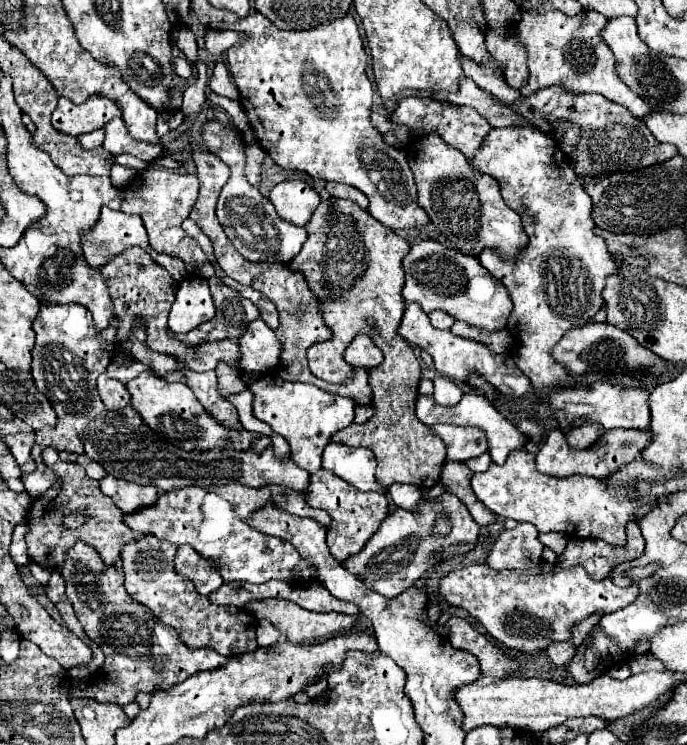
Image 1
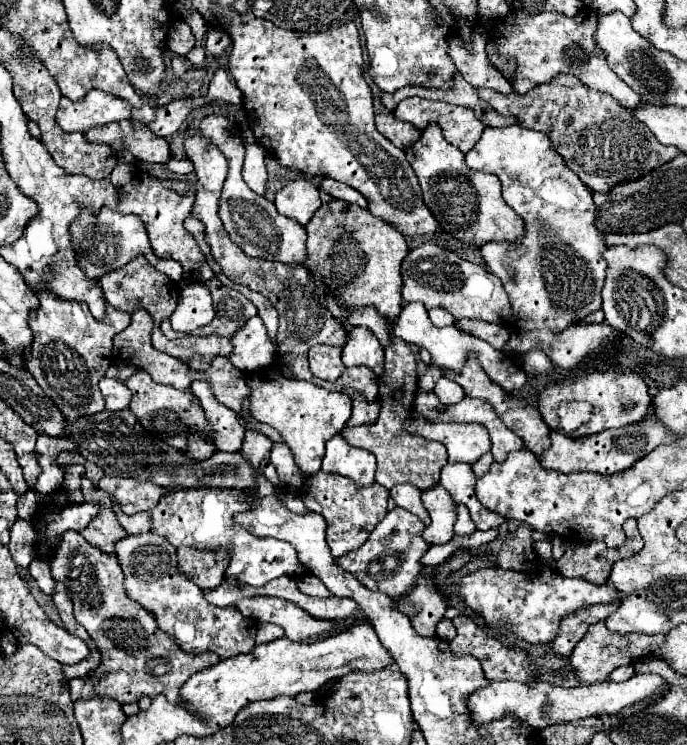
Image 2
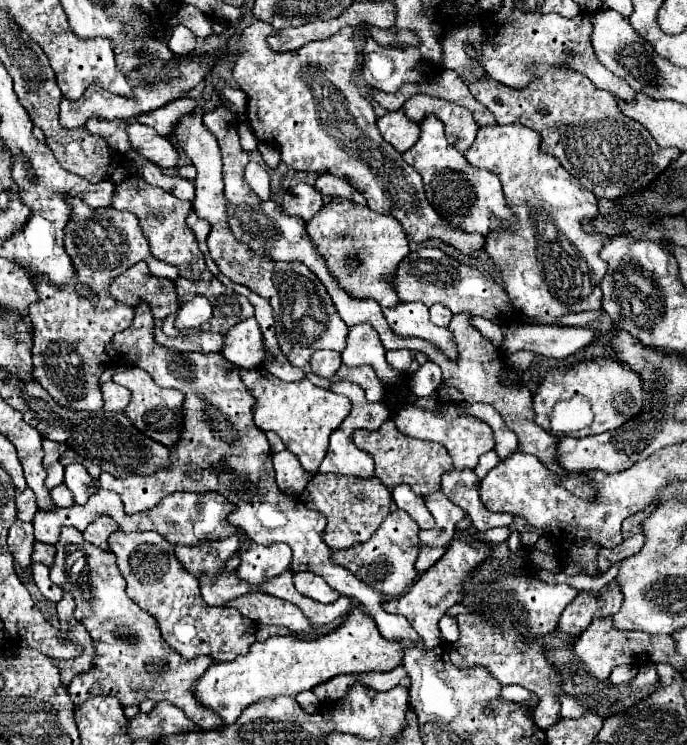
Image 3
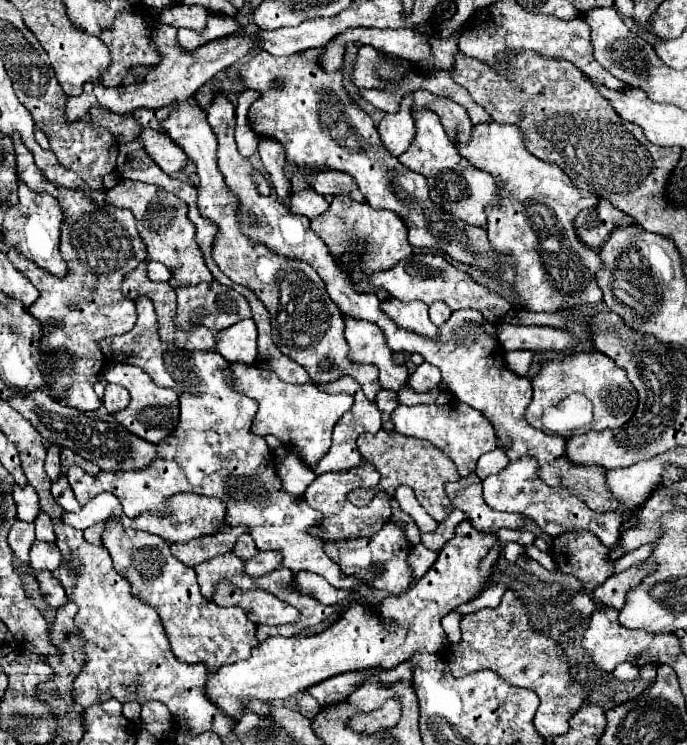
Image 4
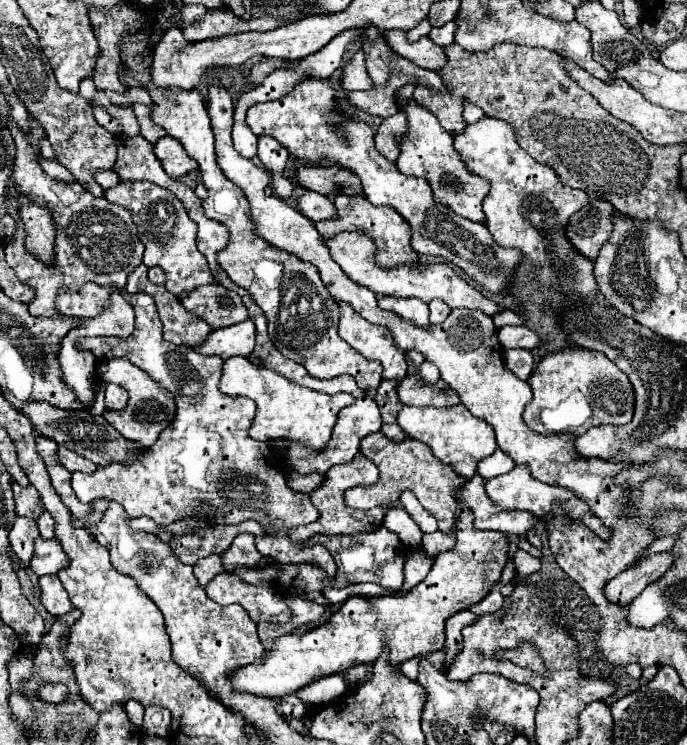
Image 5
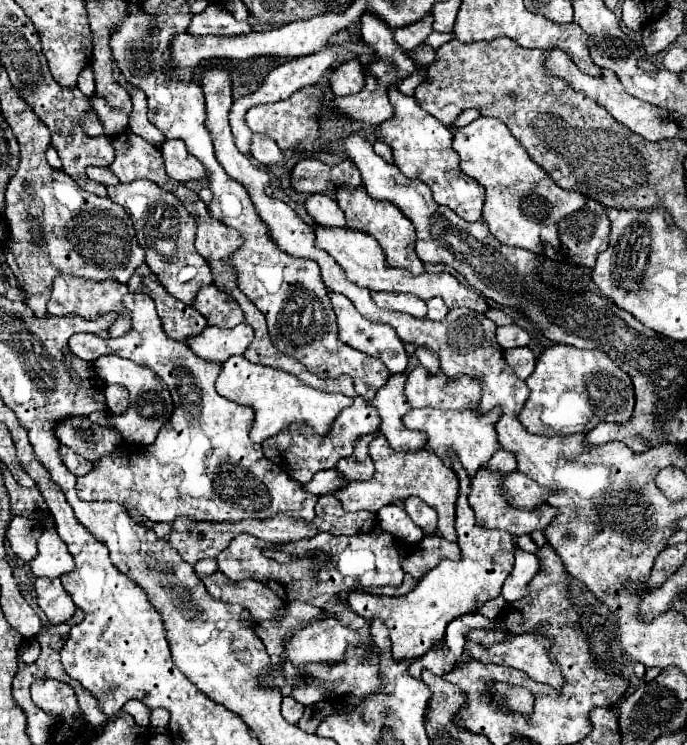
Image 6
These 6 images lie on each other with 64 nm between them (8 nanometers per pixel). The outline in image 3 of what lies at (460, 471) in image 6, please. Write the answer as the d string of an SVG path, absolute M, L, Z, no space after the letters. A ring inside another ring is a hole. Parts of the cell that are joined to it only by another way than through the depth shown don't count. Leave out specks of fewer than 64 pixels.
M474 530L456 532L446 554L430 570L426 570L406 594L392 598L390 602L384 604L386 612L402 614L402 616L408 618L408 622L420 634L426 648L434 648L442 642L442 636L440 636L440 630L438 630L438 620L446 614L446 610L450 606L460 602L460 598L462 598L462 584L460 582L490 556L490 546L472 540L472 534L474 534ZM352 610L346 618L346 622L322 636L322 638L316 638L316 640L300 640L300 638L292 638L292 636L274 636L274 638L268 638L264 642L254 642L250 646L250 654L246 656L238 656L236 660L232 662L216 662L212 664L204 674L202 678L198 678L194 682L194 696L196 700L212 710L214 714L218 714L222 718L222 724L224 726L230 726L236 722L236 718L240 716L240 712L258 702L258 700L264 700L264 698L276 698L280 694L284 696L296 696L304 690L312 690L316 688L318 684L324 684L326 680L338 676L338 674L362 674L362 672L388 672L392 668L396 668L400 664L400 658L402 658L402 644L396 644L396 642L388 642L380 636L374 620L364 614L362 610Z

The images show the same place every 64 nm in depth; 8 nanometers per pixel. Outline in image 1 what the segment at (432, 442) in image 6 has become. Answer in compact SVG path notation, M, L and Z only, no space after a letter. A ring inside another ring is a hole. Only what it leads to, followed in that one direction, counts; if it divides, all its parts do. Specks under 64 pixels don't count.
M438 424L434 426L434 432L444 440L448 456L446 460L458 460L464 462L468 458L476 458L486 452L486 436L472 426L450 426L450 424Z

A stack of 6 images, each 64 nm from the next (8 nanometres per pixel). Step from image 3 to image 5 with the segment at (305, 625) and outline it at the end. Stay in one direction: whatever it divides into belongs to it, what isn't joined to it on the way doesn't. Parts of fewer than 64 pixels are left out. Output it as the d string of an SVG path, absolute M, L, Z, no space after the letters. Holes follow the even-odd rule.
M232 574L216 576L206 586L206 594L220 606L240 604L256 624L258 622L284 624L292 618L290 608L276 590L244 584L242 580L238 580L238 576Z

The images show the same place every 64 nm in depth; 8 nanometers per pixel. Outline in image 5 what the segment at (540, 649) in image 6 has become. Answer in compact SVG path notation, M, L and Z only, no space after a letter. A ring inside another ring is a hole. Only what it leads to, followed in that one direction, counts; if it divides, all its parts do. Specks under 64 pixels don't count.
M520 644L520 646L514 648L514 650L498 652L498 656L506 656L506 658L512 660L514 664L522 664L522 666L526 666L526 668L532 668L534 672L546 674L546 668L544 668L538 652L536 652L534 646L530 646L530 644Z

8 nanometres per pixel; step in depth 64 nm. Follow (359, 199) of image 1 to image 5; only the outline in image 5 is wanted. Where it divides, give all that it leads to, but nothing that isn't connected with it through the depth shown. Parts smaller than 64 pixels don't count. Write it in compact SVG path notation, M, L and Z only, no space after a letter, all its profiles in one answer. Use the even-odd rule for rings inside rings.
M302 166L296 174L298 184L318 194L346 194L362 196L362 186L358 176L340 166Z

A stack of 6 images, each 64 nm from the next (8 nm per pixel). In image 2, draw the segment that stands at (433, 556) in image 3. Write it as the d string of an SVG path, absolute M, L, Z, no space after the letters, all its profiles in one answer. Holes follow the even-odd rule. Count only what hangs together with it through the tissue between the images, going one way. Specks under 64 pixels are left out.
M476 530L470 538L458 538L454 536L450 542L442 544L442 546L432 546L426 554L424 554L424 566L440 566L444 564L448 558L452 558L458 550L478 550L480 544L486 544L490 540L494 540L498 534L498 530L488 530L488 532L482 532L482 530Z

